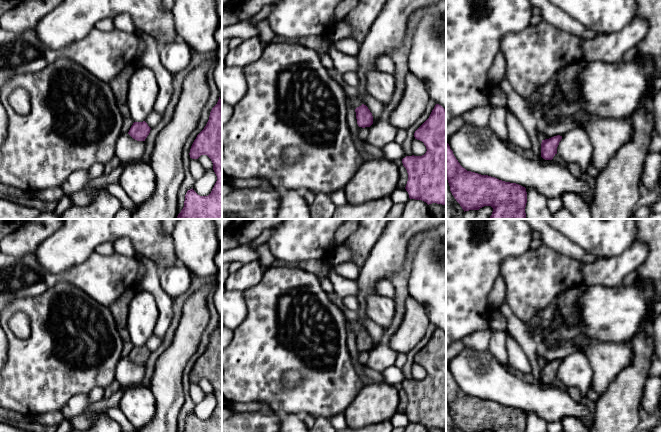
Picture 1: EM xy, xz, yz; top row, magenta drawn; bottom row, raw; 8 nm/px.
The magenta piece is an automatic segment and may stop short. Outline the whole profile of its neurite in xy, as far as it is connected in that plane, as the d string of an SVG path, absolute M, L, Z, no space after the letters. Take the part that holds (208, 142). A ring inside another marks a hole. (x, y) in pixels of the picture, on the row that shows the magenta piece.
M220 97L210 112L206 126L194 140L189 155L192 159L207 155L213 163L217 181L208 196L198 195L193 188L188 190L185 195L184 207L176 219L222 219L222 100Z

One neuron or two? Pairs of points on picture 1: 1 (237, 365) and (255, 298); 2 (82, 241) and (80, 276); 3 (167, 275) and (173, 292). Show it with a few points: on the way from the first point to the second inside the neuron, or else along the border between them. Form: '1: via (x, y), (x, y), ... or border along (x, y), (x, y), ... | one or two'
1: via (254, 348), (255, 315) | one
2: border along (94, 251), (82, 262), (60, 273) | two
3: via (171, 279), (173, 281), (173, 288) | one

